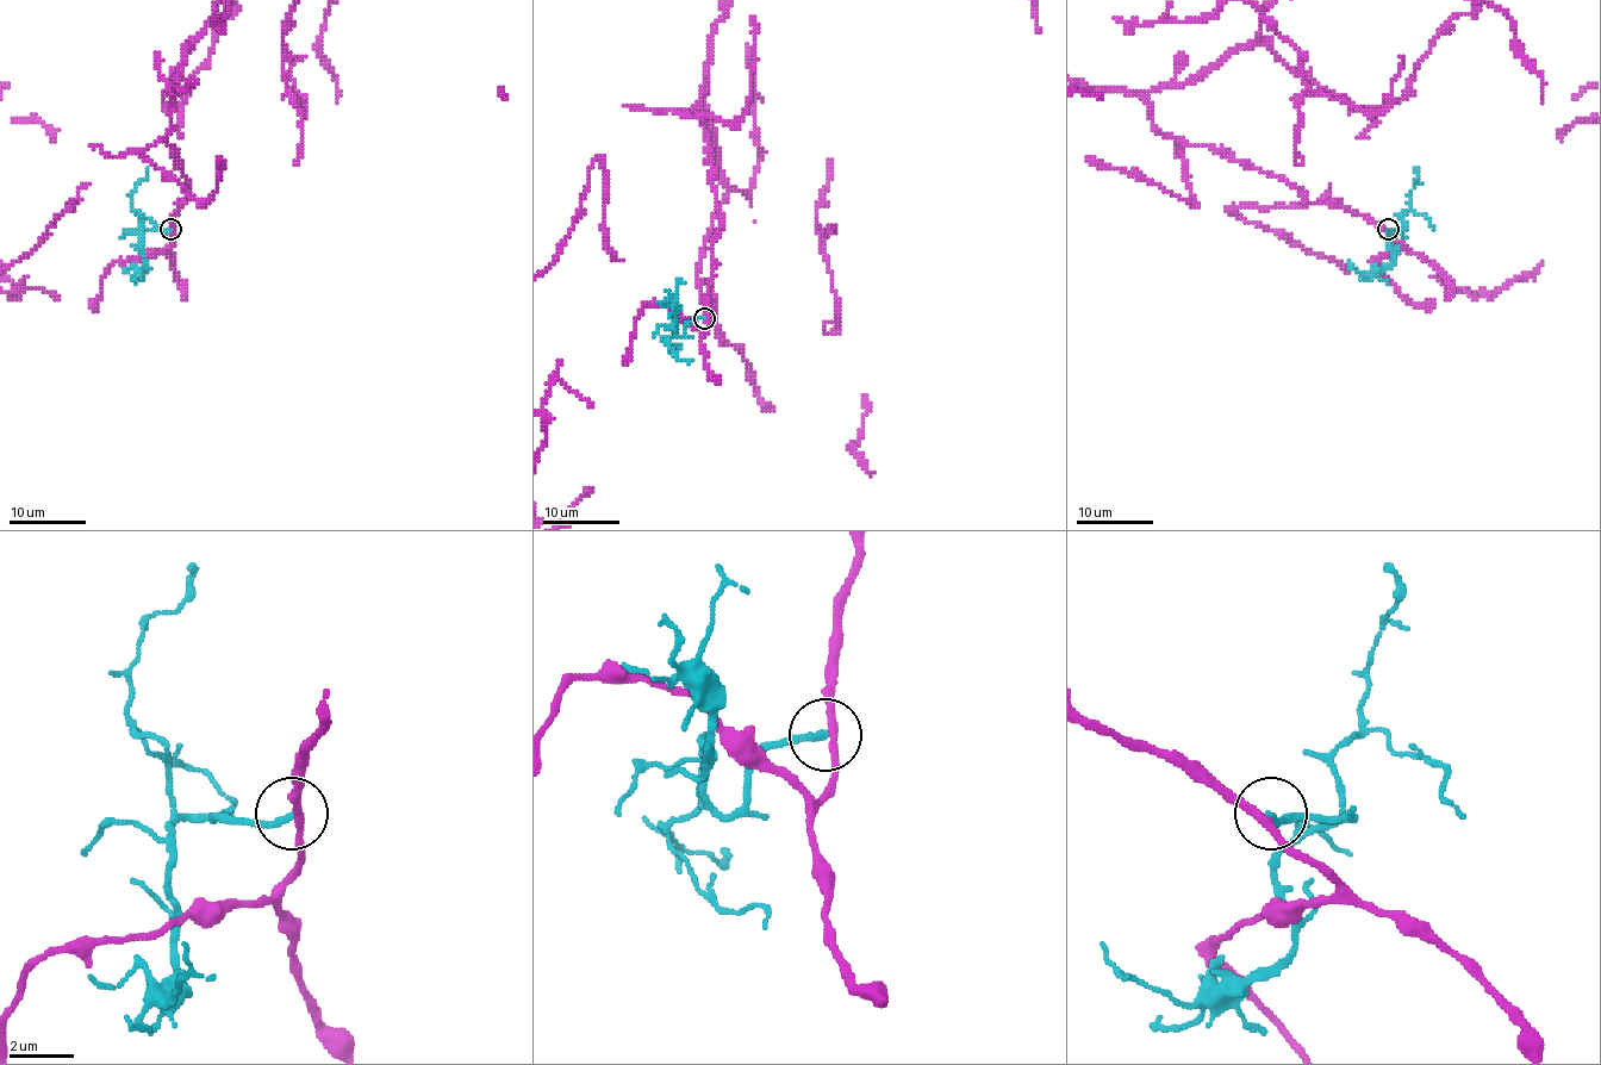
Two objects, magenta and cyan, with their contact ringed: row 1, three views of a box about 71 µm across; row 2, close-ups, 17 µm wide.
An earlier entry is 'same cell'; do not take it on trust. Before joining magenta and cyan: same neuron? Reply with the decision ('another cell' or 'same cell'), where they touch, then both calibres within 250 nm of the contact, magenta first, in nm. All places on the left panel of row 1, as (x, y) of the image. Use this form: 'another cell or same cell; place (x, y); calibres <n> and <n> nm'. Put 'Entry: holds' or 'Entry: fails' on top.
Entry: fails
another cell; place (170, 229); calibres 240 and 240 nm

